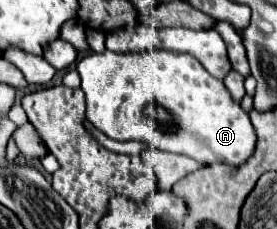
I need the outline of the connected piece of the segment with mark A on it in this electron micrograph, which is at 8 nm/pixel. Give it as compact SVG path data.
M105 50L101 54L87 54L77 64L81 76L81 88L87 96L87 120L93 122L101 132L115 140L141 140L165 152L189 156L201 164L245 164L257 142L255 128L249 114L239 102L231 98L223 80L213 78L197 58L191 54L177 54L165 50L145 50L137 54L117 54Z

